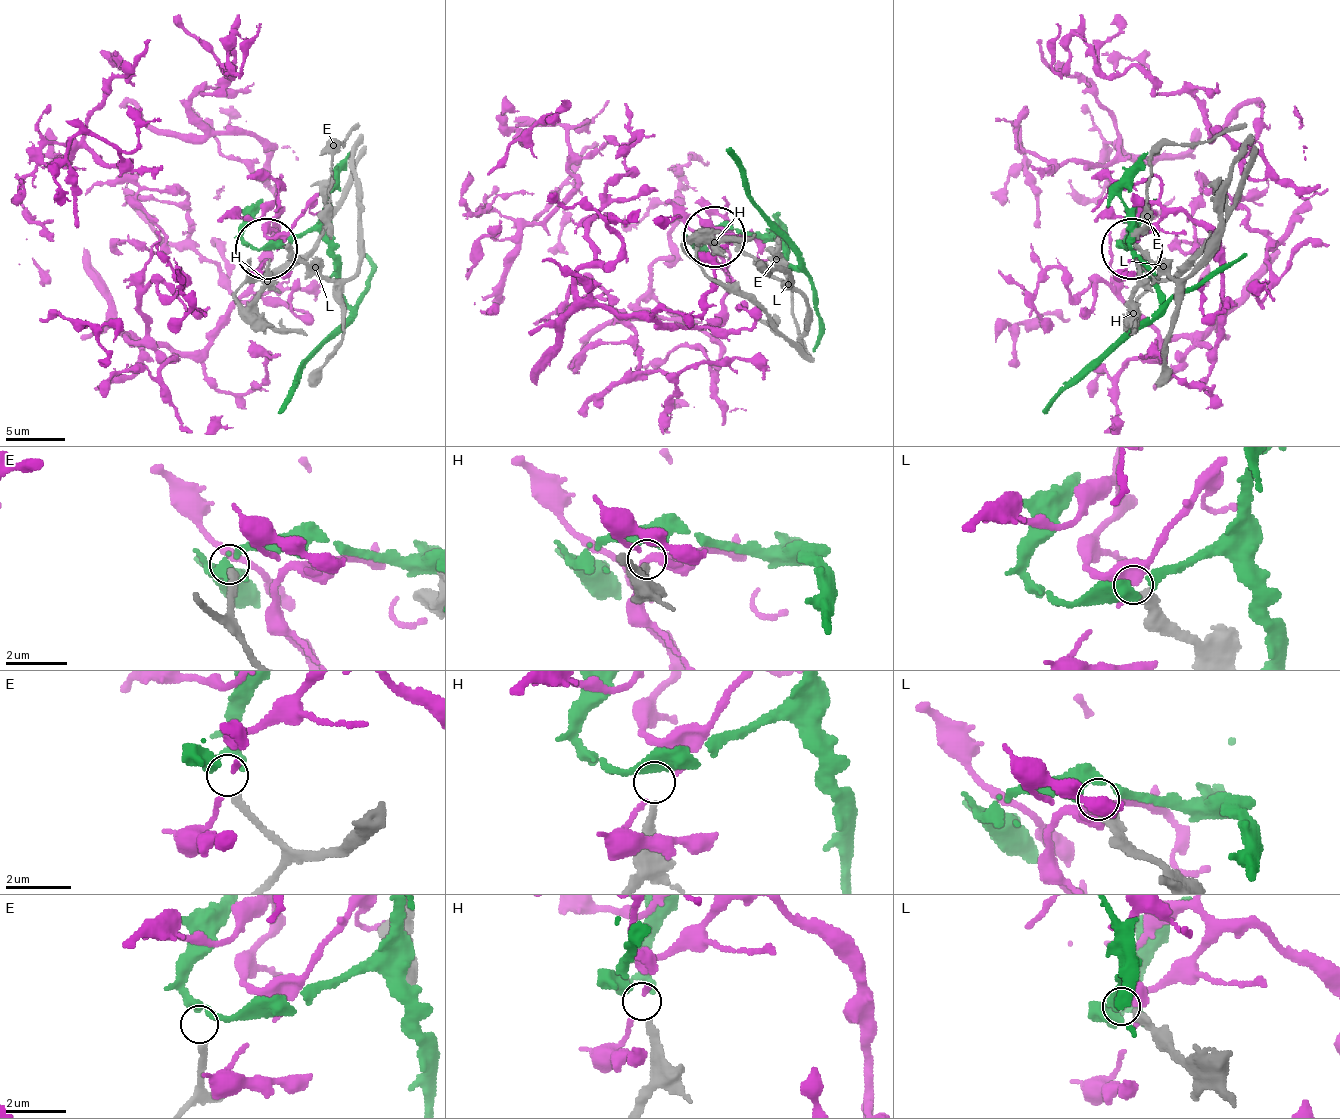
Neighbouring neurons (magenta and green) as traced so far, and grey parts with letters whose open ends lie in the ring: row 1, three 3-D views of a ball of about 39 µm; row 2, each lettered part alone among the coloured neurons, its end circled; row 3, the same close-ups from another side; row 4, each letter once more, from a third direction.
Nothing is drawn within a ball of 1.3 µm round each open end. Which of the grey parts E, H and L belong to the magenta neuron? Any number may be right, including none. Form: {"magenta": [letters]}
{"magenta": []}

